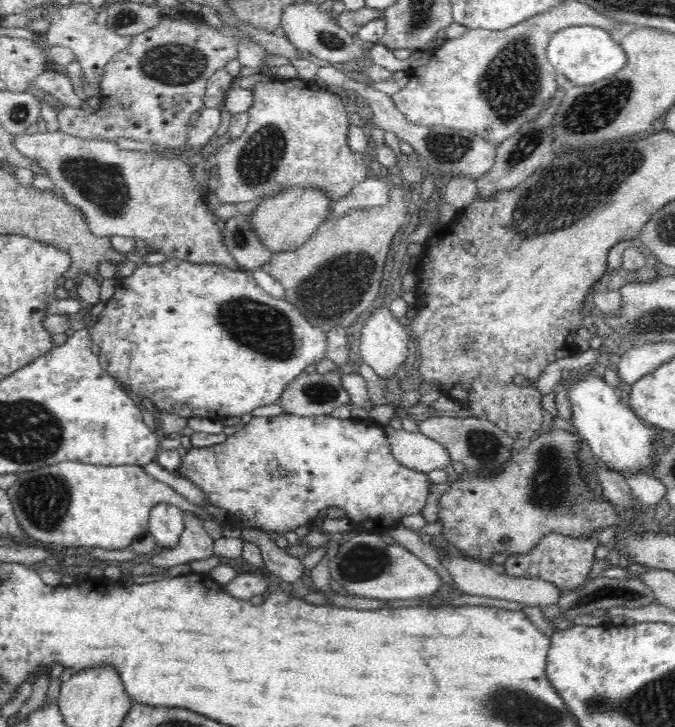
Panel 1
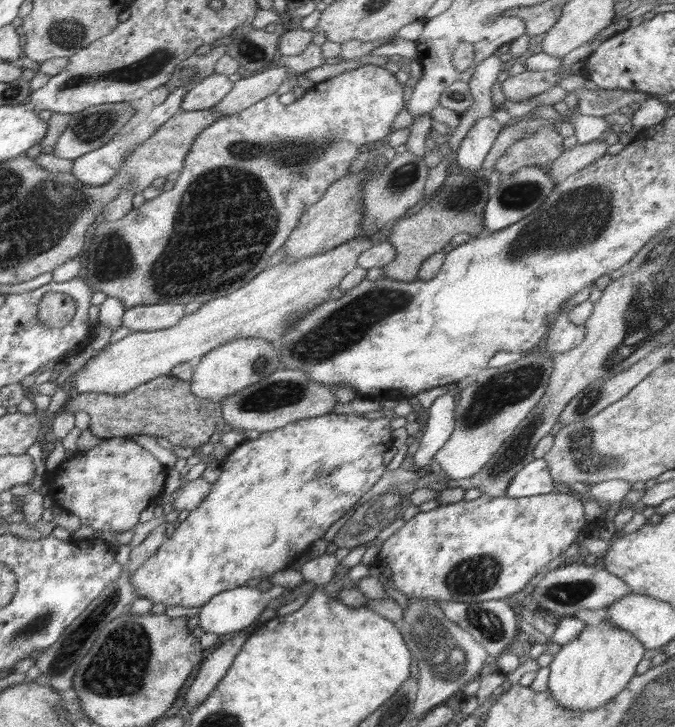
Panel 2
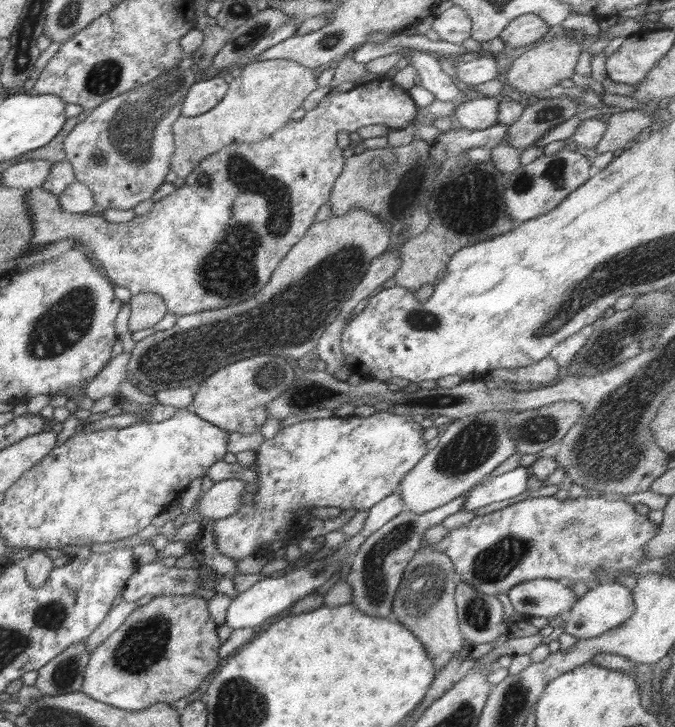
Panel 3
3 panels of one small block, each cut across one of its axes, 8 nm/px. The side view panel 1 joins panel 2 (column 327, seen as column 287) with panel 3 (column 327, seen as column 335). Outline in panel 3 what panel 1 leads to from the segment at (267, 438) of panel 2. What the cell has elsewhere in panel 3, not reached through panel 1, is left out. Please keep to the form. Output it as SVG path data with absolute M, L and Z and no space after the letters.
M375 412L364 418L352 415L310 419L281 427L273 438L264 439L256 450L253 469L258 473L258 480L255 482L256 494L252 494L252 504L242 503L235 514L213 522L212 534L218 552L234 562L254 554L266 556L270 546L274 542L284 541L288 531L294 528L294 512L298 509L339 507L344 511L357 509L359 512L374 507L374 504L396 491L404 476L427 454L423 433L424 428L412 421L410 416L390 412Z

